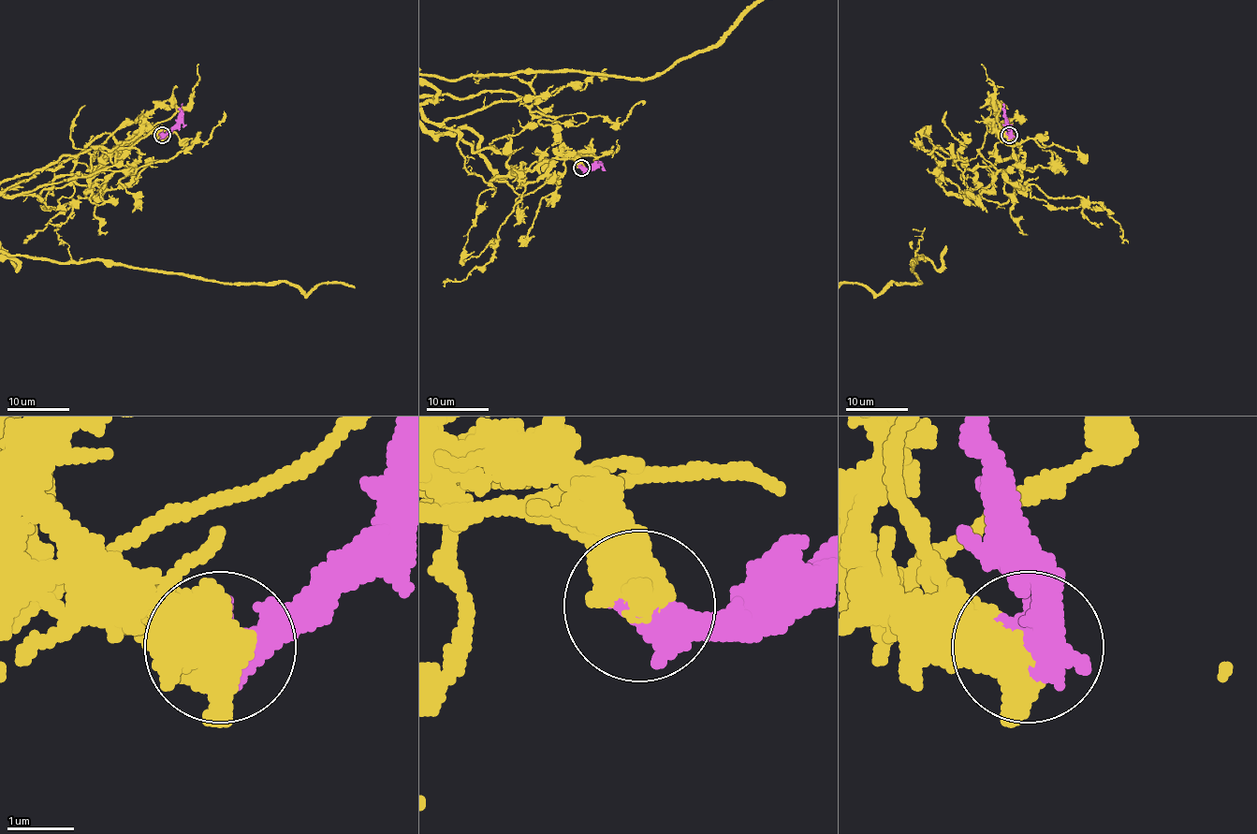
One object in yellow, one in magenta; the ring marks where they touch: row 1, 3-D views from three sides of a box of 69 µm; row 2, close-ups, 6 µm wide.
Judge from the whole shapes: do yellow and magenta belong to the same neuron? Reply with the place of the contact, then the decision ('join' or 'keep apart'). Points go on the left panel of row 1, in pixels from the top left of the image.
place (162, 135); join

